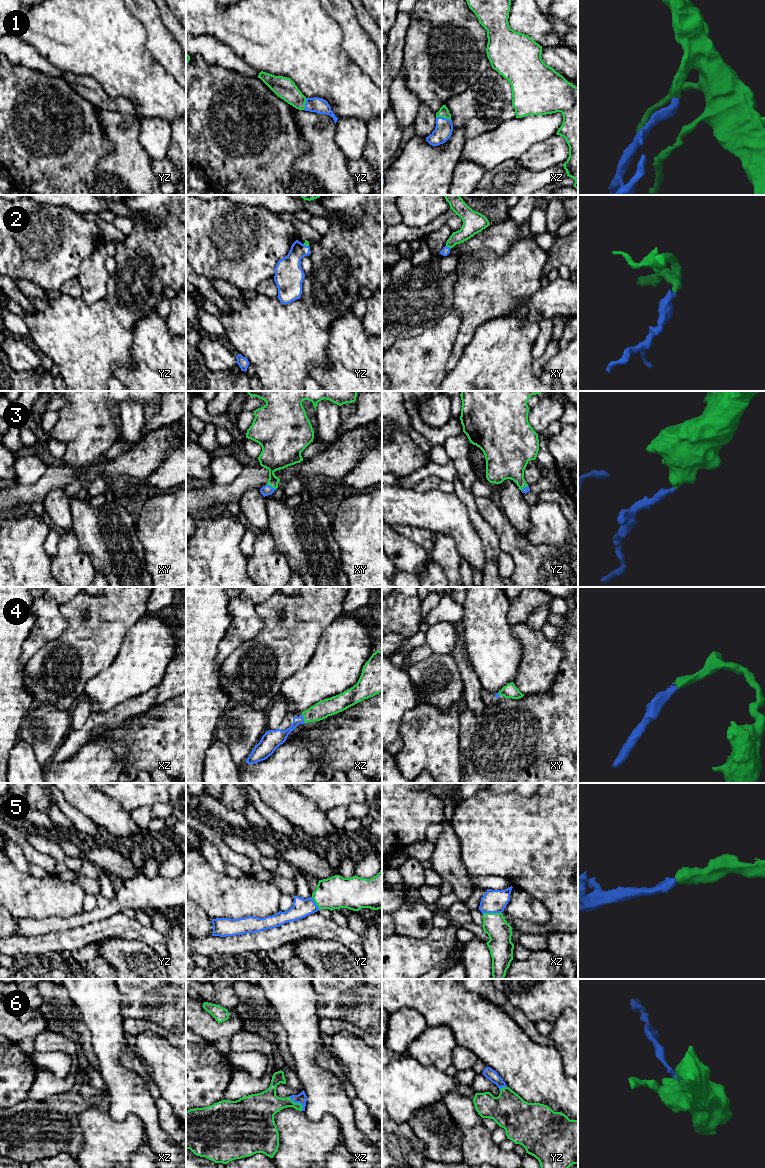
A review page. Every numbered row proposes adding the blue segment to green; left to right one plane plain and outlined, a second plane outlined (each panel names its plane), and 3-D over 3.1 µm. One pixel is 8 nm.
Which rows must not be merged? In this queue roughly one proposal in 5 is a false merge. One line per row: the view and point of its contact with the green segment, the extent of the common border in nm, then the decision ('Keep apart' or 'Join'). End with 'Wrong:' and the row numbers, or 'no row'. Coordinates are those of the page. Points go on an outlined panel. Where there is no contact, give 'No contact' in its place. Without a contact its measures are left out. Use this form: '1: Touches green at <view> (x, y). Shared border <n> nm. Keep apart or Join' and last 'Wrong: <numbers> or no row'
1: Touches green at xz (443, 117). Shared border 120 nm. Join
2: Touches green at xy (448, 246). Shared border 50 nm. Join
3: Touches green at xy (271, 486). Shared border 90 nm. Join
4: Touches green at xz (304, 718). Shared border 80 nm. Join
5: Touches green at xz (492, 913). Shared border 150 nm. Join
6: Touches green at xz (297, 1103). Shared border 160 nm. Join
Wrong: no row

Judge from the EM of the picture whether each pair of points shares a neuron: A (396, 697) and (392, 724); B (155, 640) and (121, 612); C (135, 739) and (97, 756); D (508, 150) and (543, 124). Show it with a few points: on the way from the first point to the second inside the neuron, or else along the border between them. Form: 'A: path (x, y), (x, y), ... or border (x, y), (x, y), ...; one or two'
A: path (392, 704), (392, 717); one
B: border (148, 613), (143, 615), (128, 629), (122, 643); two
C: border (90, 741), (110, 733), (123, 770); two
D: path (517, 141), (527, 131), (534, 129); one

